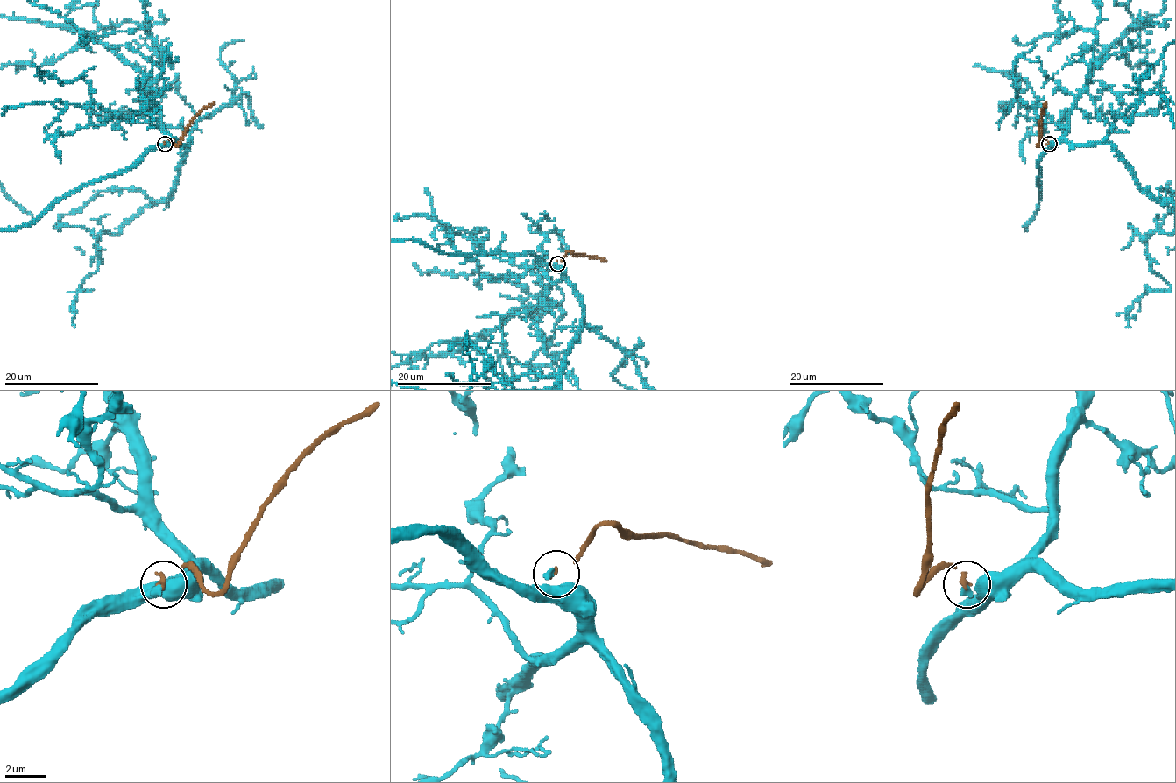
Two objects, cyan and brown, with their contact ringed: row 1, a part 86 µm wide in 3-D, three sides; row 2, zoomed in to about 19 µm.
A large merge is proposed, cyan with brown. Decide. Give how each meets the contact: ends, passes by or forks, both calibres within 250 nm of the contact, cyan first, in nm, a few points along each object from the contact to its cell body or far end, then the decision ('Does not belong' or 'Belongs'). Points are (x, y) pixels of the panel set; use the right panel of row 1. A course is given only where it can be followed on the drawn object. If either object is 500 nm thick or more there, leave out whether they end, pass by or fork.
At the ring cyan ends. At the ring brown ends. Thickness 280 nm (cyan) against 200 nm. Course of brown: (1049, 144), (1042, 140), (1037, 145), (1039, 122), (1046, 102). Belongs

